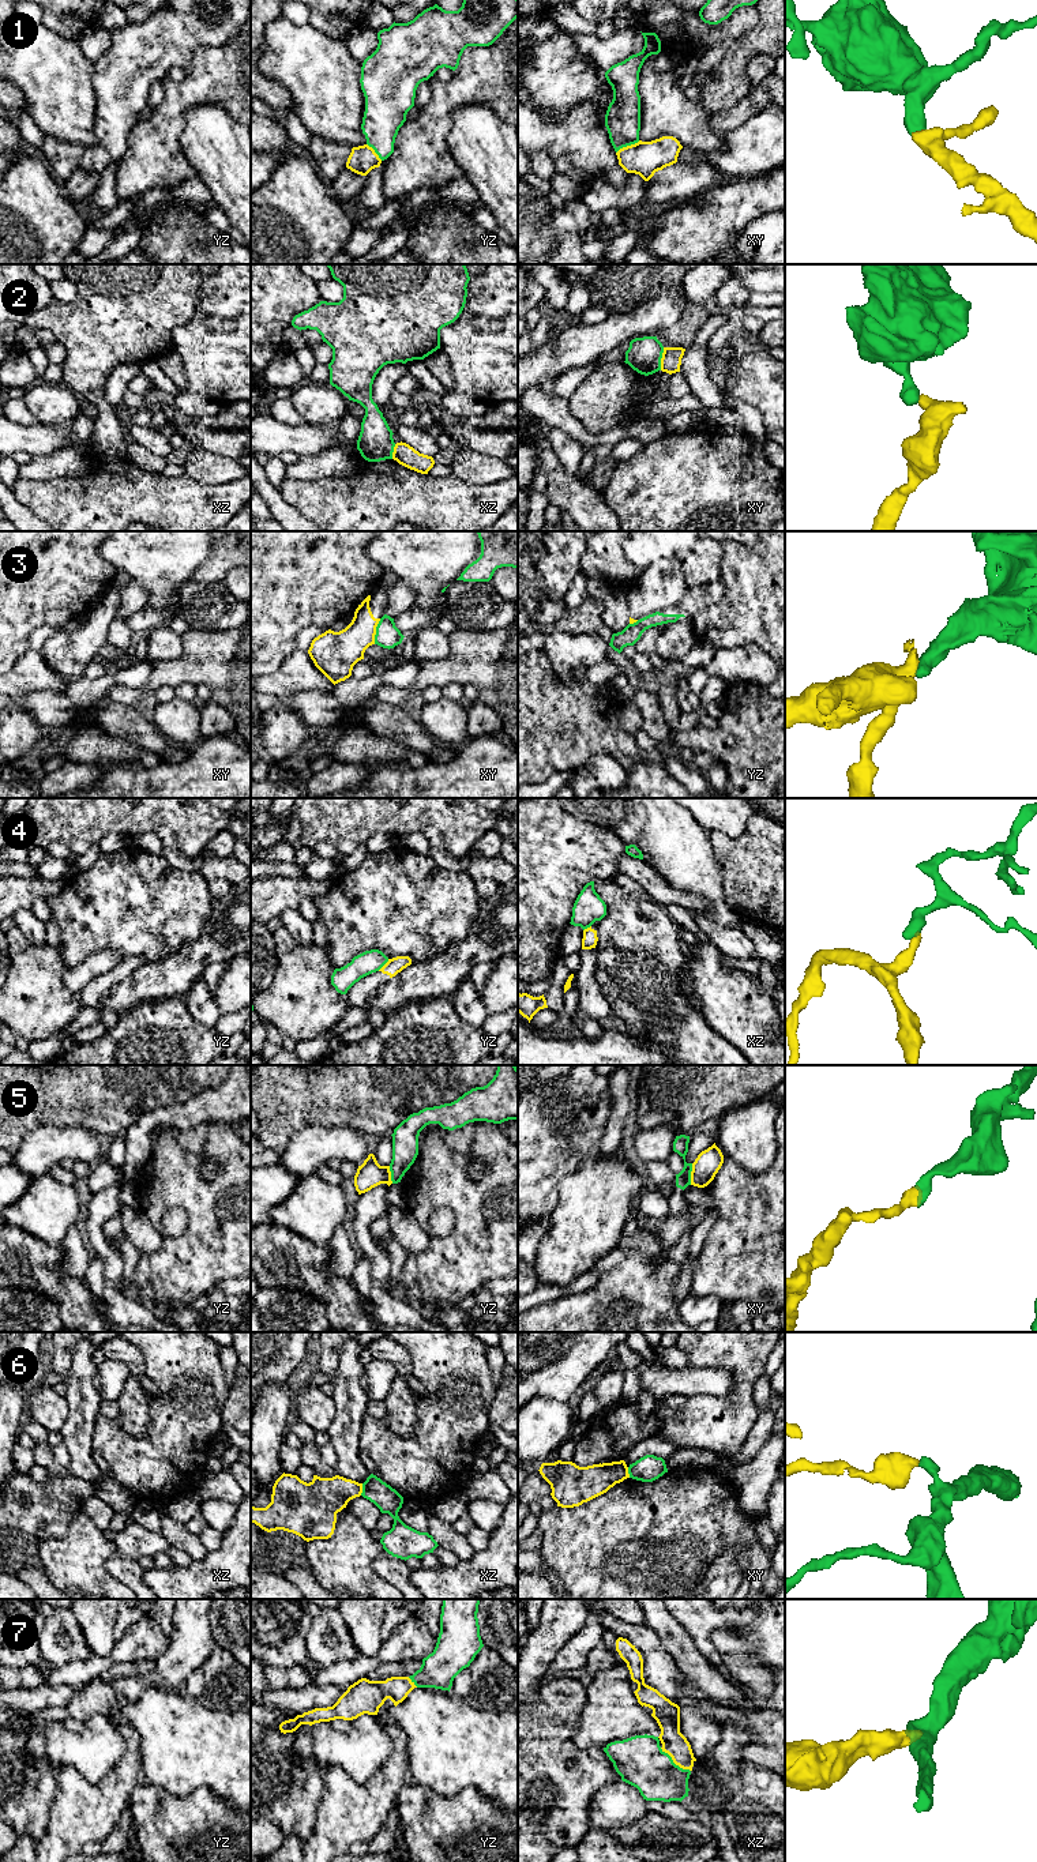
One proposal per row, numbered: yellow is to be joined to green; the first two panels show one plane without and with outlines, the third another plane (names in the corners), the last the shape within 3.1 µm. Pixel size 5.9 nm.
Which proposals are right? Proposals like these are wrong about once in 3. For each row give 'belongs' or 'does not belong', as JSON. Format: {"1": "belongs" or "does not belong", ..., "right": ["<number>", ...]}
{"1": "belongs", "2": "does not belong", "3": "does not belong", "4": "does not belong", "5": "does not belong", "6": "does not belong", "7": "belongs", "right": ["1", "7"]}

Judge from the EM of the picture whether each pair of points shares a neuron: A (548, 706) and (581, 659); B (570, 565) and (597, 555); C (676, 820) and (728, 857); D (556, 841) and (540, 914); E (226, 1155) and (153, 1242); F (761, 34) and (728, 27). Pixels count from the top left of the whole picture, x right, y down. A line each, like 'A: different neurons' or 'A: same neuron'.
A: different neurons
B: different neurons
C: different neurons
D: same neuron
E: different neurons
F: different neurons

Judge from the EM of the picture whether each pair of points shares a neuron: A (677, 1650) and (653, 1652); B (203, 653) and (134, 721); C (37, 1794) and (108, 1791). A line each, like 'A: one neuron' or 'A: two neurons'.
A: two neurons
B: two neurons
C: two neurons

